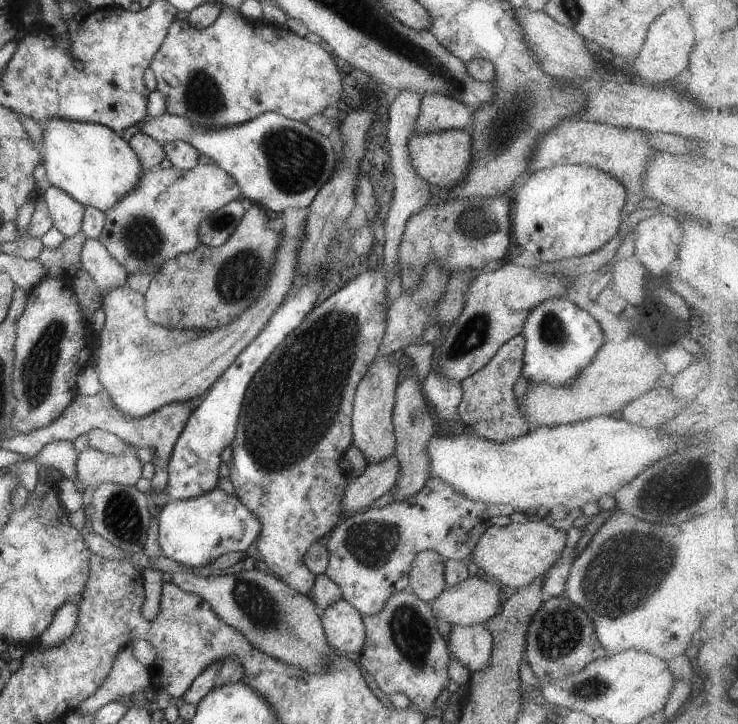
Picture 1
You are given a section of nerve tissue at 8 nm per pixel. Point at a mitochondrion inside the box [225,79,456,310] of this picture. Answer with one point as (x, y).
(295, 160)

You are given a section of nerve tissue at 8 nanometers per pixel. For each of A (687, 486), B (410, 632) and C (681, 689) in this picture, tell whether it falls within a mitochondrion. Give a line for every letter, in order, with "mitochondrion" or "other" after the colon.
A: mitochondrion
B: mitochondrion
C: other

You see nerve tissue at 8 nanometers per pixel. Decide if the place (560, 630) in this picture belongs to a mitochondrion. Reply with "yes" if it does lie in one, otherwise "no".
yes

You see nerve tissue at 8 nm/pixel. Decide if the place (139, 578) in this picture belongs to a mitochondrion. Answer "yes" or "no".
no

